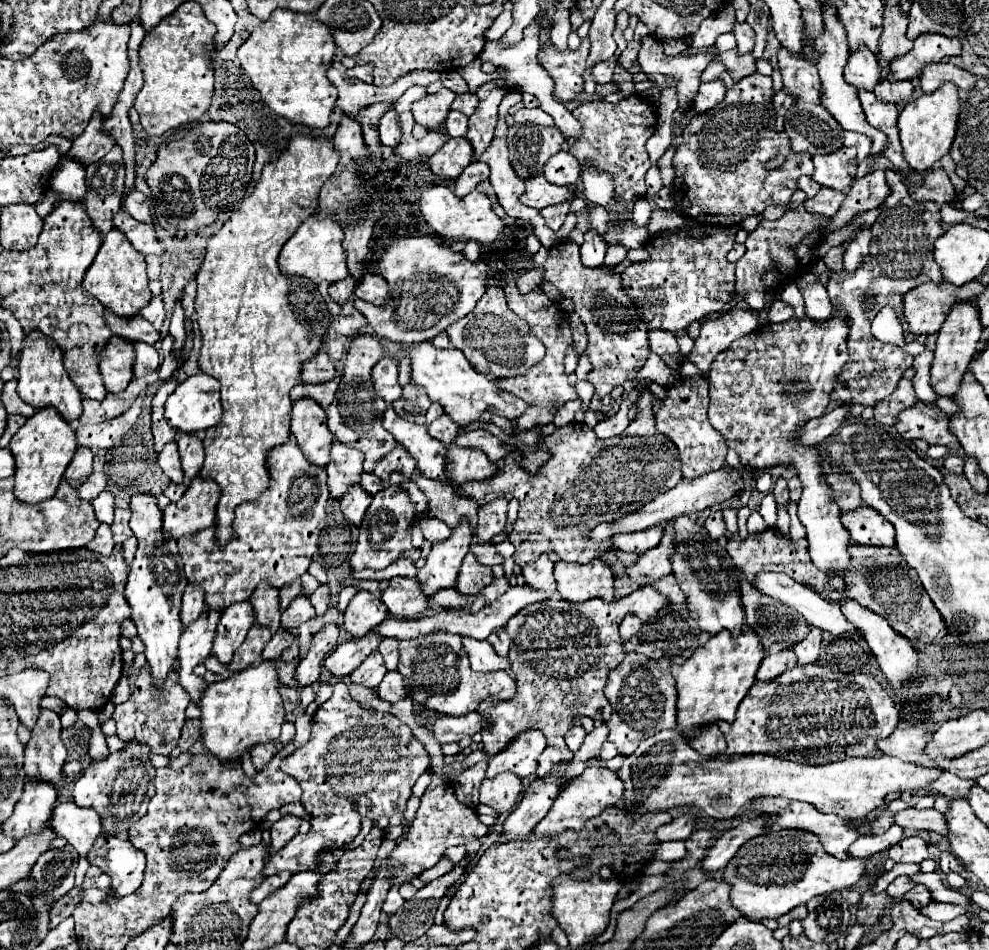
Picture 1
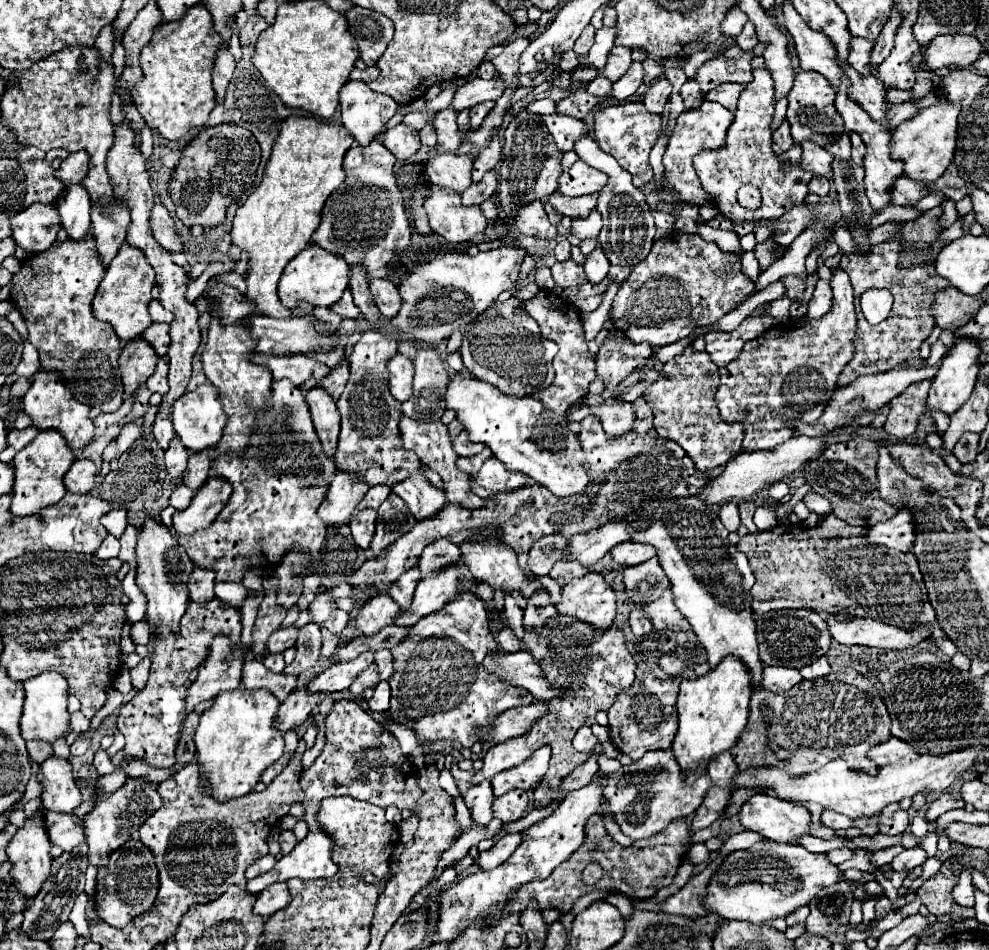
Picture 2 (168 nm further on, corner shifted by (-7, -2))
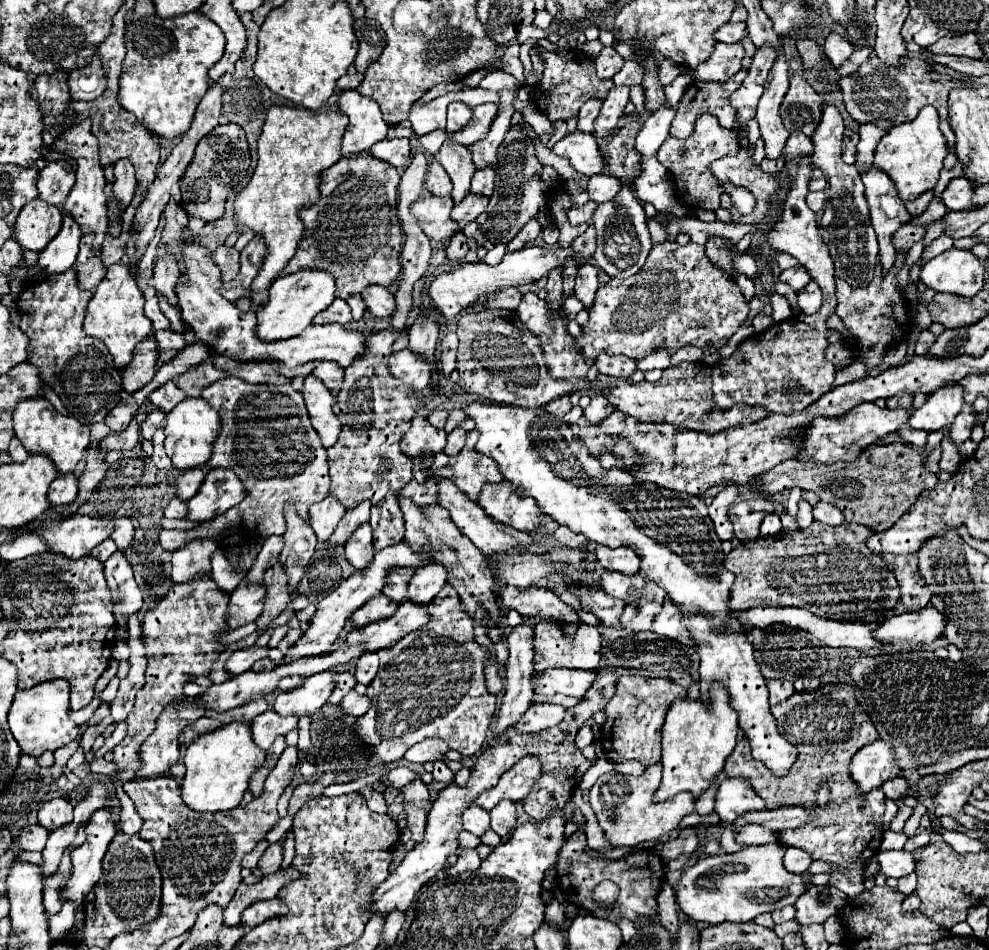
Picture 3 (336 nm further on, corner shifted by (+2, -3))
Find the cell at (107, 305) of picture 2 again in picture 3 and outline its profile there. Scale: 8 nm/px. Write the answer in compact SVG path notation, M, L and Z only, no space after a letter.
M117 262L107 268L107 276L101 280L101 284L95 288L93 298L89 300L85 316L85 332L105 342L117 368L127 366L127 362L131 362L131 352L135 350L137 342L141 342L153 332L151 320L147 320L143 314L143 304L145 298L141 290L137 290L137 280L133 278L131 268L125 262Z

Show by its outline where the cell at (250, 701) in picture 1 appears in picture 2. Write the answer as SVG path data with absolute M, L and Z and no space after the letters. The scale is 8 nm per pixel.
M236 689L236 691L224 691L220 697L214 699L214 705L202 713L200 725L194 735L194 745L196 745L196 763L200 765L200 791L208 793L210 797L218 801L230 801L244 797L254 789L254 785L260 781L260 775L264 773L266 767L270 767L282 753L284 753L284 735L272 727L274 715L278 711L280 701L270 695L266 689L258 691L246 691L246 689Z

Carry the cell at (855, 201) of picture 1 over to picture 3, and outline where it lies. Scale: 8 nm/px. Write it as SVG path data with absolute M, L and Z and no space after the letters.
M927 190L927 192L923 192L919 198L915 198L915 200L911 200L911 202L905 202L905 208L907 208L907 212L913 216L913 214L921 214L925 208L927 208L927 204L931 202L931 198L933 198L933 190Z

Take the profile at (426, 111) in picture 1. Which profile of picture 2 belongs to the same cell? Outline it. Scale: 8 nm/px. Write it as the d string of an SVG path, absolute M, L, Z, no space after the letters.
M448 107L448 109L442 109L432 123L438 133L438 143L436 143L438 153L456 153L456 149L464 141L464 133L458 131L458 125L456 125L456 115L458 113Z

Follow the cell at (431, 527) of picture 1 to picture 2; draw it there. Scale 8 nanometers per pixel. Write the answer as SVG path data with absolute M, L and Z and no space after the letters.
M438 539L424 549L418 567L422 571L422 577L426 577L432 571L440 571L448 565L456 565L458 561L460 561L460 547L448 539Z

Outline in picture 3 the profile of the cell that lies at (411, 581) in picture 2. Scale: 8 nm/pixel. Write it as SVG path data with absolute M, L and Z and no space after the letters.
M391 570L391 574L387 576L383 594L395 602L403 602L407 596L407 586L409 586L409 580L413 578L413 572L415 570Z

